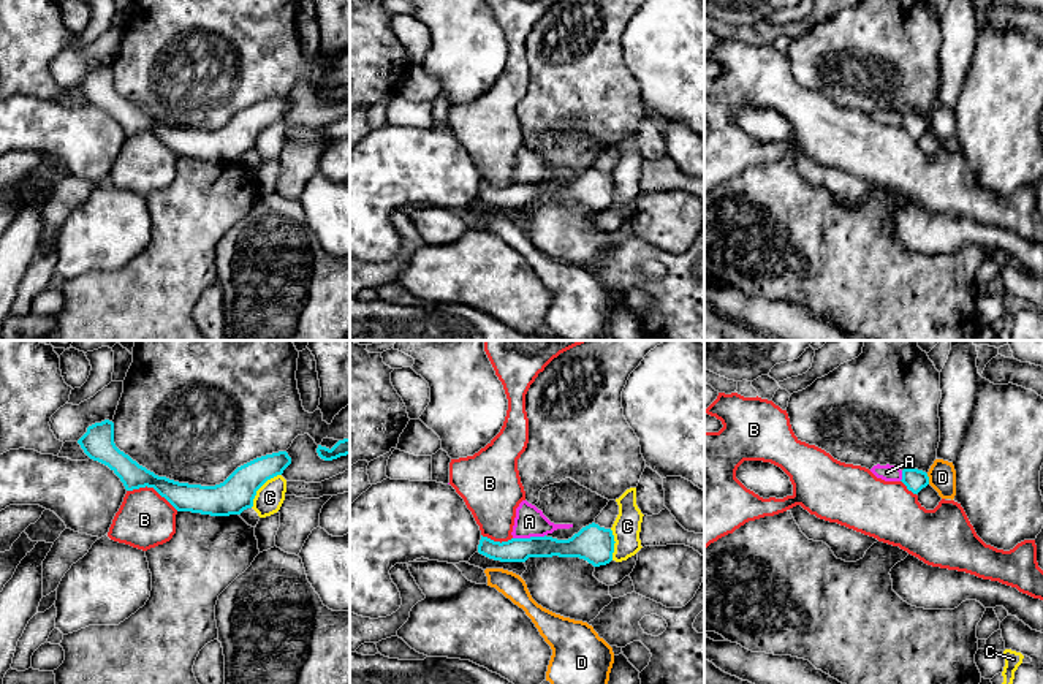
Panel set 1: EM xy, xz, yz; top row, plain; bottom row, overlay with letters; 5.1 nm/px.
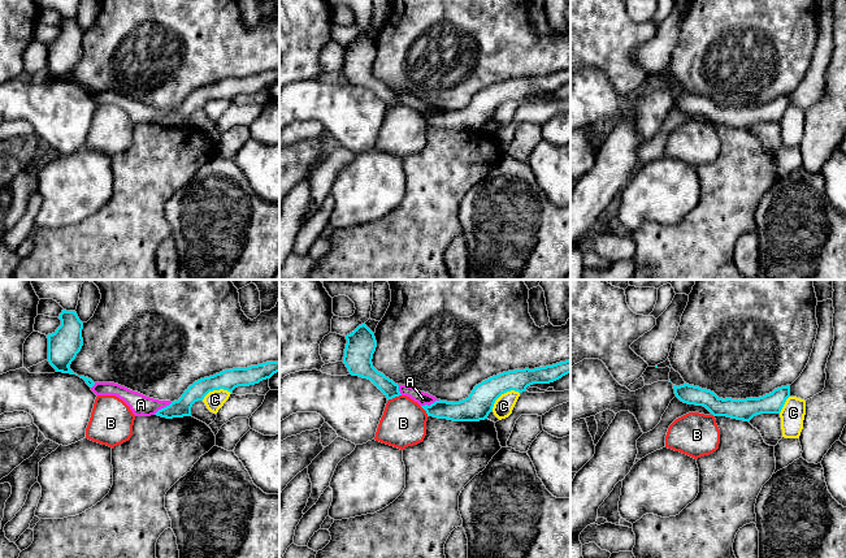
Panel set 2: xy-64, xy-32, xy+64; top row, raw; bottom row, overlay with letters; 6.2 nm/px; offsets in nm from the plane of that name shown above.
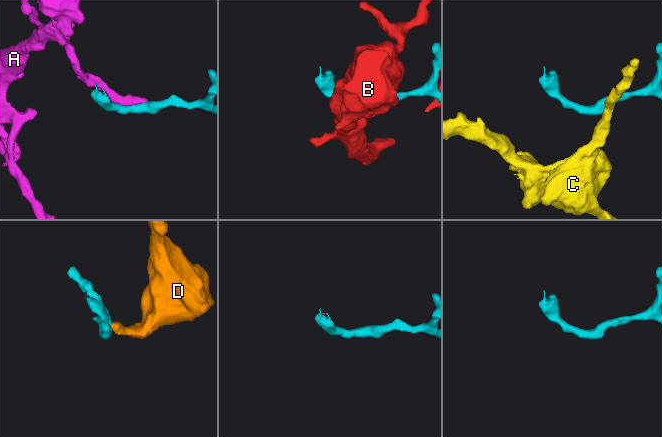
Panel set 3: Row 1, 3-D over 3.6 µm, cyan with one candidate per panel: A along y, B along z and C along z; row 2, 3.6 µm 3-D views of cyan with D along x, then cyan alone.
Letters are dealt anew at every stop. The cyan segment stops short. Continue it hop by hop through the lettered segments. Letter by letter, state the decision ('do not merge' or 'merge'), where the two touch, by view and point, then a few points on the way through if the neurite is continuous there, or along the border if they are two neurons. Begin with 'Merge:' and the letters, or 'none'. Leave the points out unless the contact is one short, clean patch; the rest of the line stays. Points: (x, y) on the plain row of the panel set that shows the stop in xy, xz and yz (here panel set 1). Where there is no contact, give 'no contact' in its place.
Merge: none
A: do not merge; meets cyan in xz at (530, 182)
B: do not merge; meets cyan in xy at (152, 132); border along xy (127, 135), (151, 132), (178, 155)
C: do not merge; meets cyan in xy at (260, 132); border along xy (280, 119), (269, 124), (257, 136), (250, 152)
D: do not merge; meets cyan in yz at (928, 124); border along yz (926, 119), (929, 129)

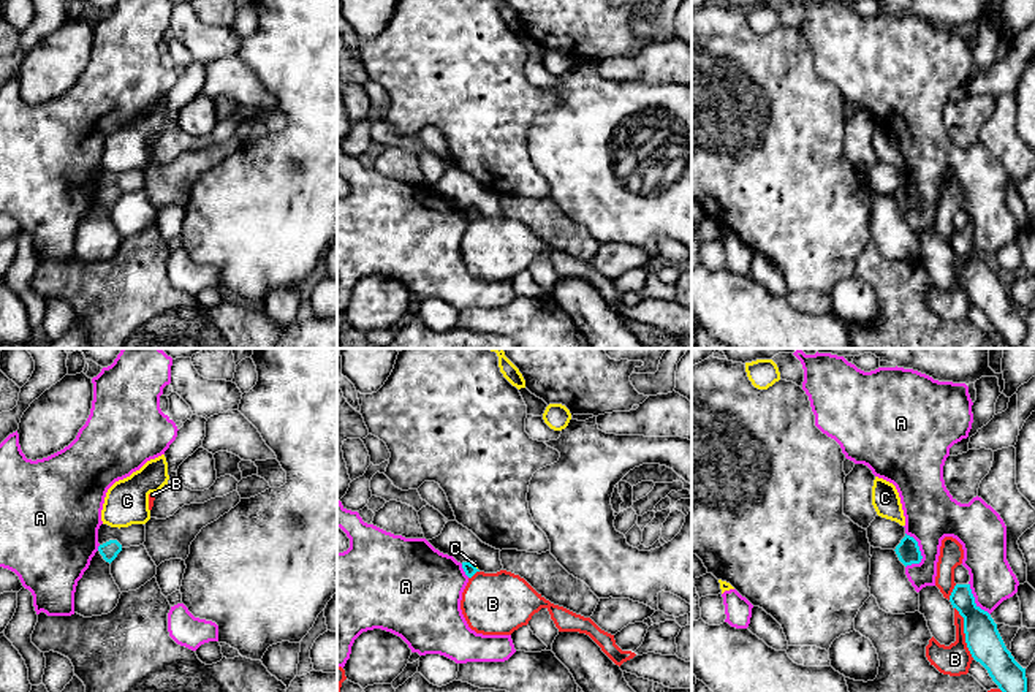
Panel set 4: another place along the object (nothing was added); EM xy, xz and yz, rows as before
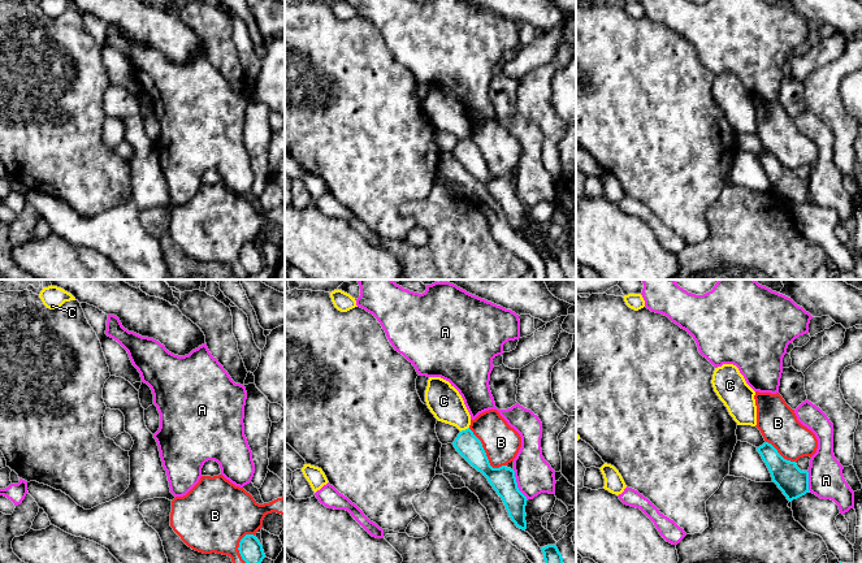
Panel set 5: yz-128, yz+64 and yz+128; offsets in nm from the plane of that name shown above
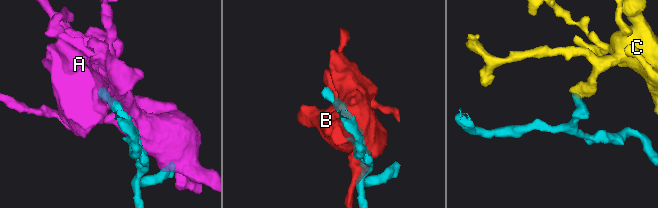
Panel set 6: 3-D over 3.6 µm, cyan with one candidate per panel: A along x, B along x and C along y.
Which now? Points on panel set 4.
Merge: none
A: do not merge; meets cyan in yz at (920, 198)
B: do not merge; meets cyan in yz at (964, 277)
C: do not merge; meets cyan in xz at (473, 211); border along xz (469, 208), (477, 214)

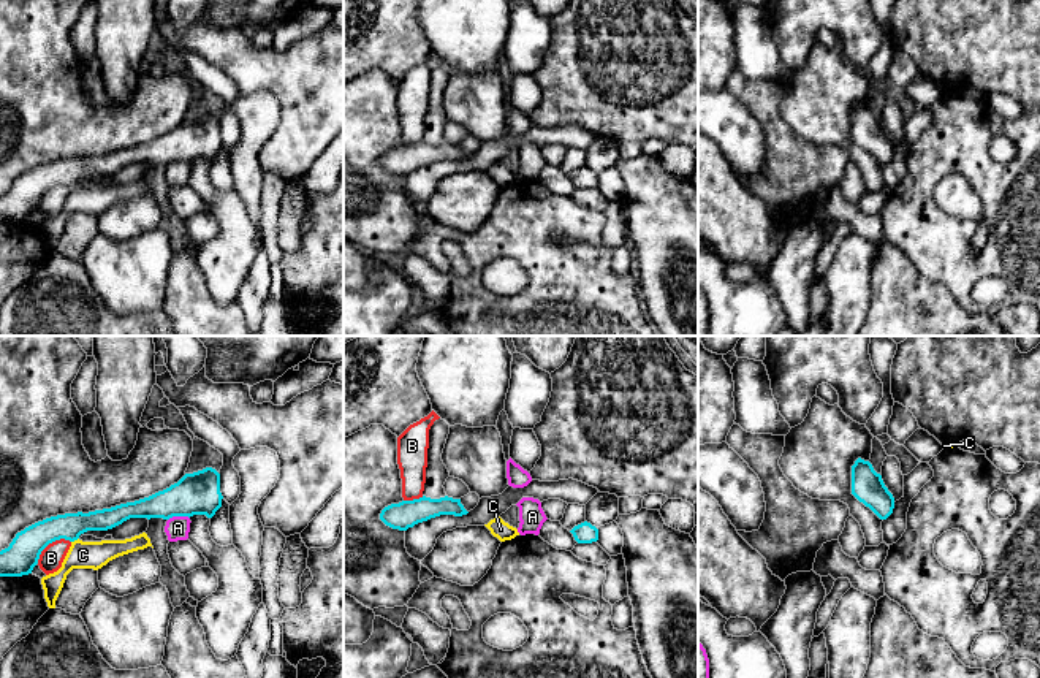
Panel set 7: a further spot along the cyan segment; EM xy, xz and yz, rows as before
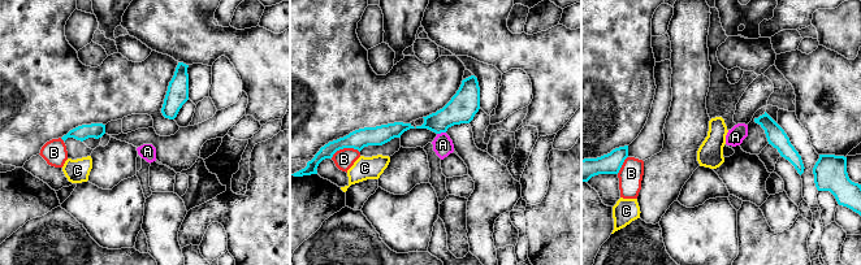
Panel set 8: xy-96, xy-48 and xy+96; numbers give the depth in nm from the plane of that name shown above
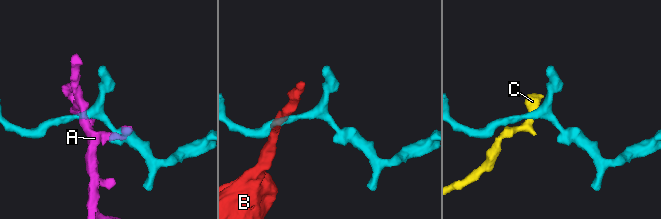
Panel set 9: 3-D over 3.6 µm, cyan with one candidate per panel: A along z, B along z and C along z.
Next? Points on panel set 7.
Merge: none
A: do not merge; meets cyan in xy at (178, 160); border along xy (189, 162), (171, 162), (168, 165)
B: do not merge; meets cyan in xy at (49, 187); border along xy (70, 186), (53, 186), (41, 197), (37, 208)
C: do not merge; meets cyan in xy at (75, 184)

